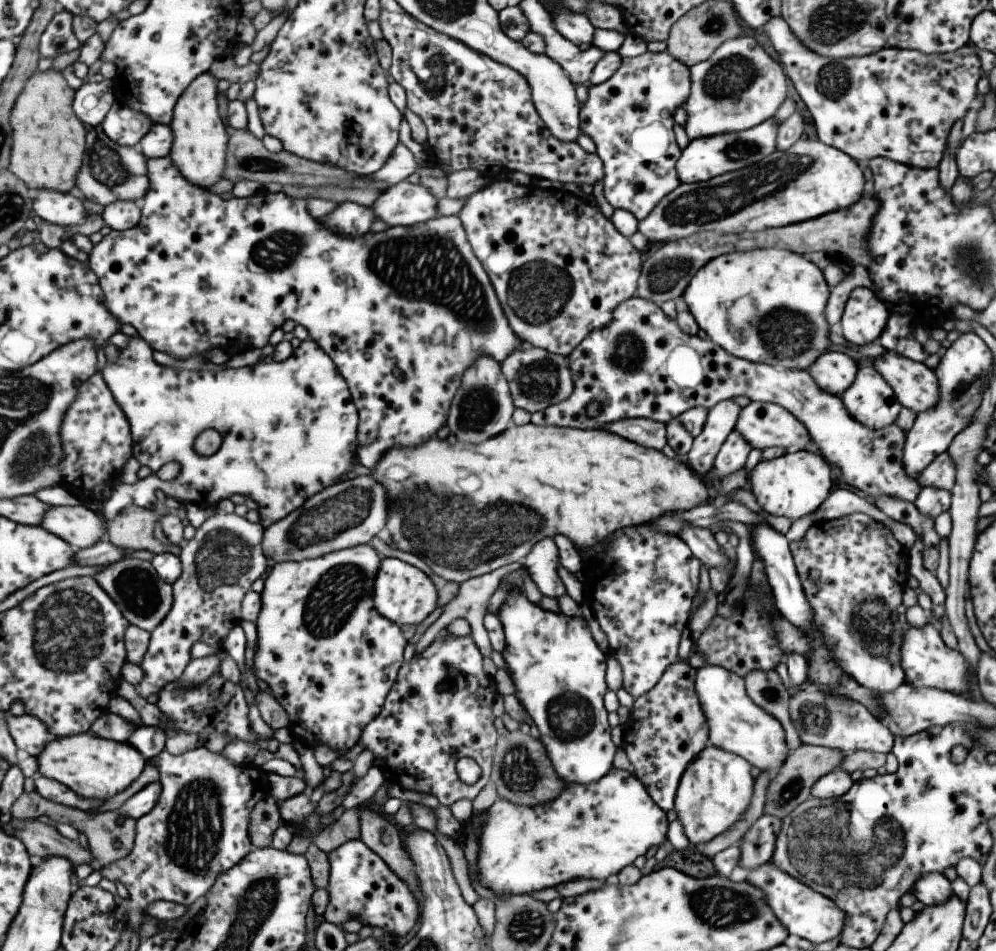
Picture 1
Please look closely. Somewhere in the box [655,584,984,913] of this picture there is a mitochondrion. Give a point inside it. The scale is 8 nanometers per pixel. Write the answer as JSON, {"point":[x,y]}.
{"point":[831,847]}

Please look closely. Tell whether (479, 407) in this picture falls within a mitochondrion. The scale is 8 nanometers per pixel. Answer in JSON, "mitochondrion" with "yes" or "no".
{"mitochondrion":"yes"}

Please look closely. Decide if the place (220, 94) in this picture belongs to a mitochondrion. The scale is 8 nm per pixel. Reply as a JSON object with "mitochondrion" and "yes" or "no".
{"mitochondrion":"no"}

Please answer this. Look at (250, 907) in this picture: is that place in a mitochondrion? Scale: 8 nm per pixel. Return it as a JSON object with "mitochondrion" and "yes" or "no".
{"mitochondrion":"yes"}

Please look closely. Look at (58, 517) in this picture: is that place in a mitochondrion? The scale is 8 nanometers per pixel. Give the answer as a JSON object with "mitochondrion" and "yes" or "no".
{"mitochondrion":"no"}

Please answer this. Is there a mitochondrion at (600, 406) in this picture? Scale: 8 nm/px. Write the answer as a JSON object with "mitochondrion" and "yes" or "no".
{"mitochondrion":"no"}

